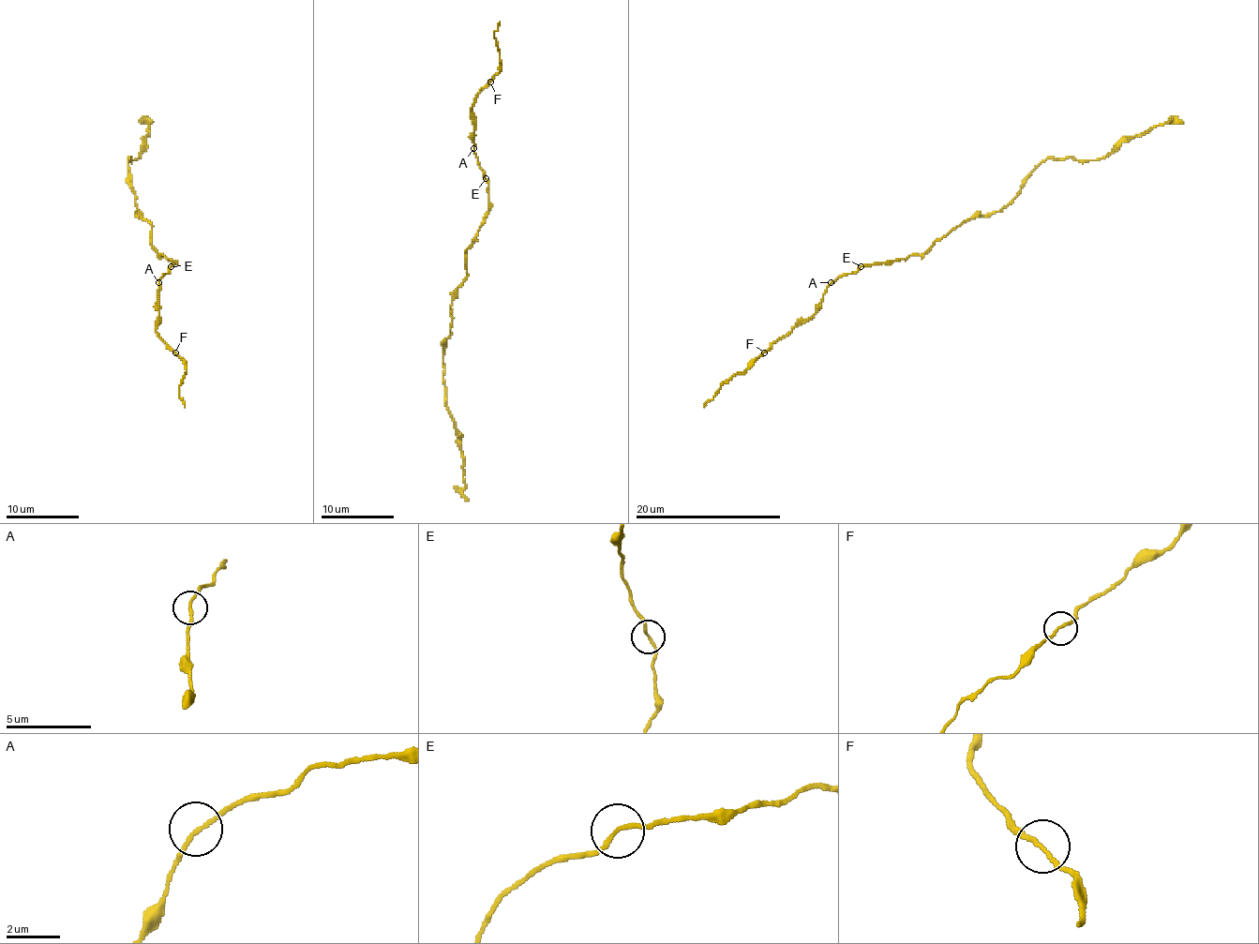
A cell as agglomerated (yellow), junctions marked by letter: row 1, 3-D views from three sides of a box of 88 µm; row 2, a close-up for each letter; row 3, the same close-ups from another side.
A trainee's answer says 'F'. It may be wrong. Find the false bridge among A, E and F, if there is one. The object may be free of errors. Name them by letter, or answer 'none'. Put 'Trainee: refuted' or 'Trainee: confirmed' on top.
Trainee: refuted
none

